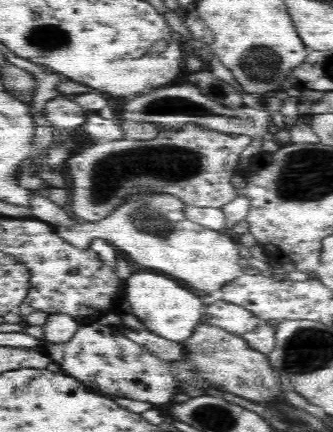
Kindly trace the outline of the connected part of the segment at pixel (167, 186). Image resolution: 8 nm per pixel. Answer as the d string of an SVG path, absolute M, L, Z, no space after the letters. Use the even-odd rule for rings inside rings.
M184 124L178 132L174 130L168 130L168 128L161 128L160 134L154 140L114 140L114 142L108 142L108 140L102 140L98 144L94 144L90 150L84 150L80 154L72 154L72 156L67 160L68 161L68 174L70 174L70 180L72 180L72 204L70 204L70 212L78 218L82 218L82 221L86 222L98 222L102 218L106 218L108 214L112 214L112 210L116 210L118 206L122 207L128 200L129 197L133 195L170 195L174 196L187 207L200 207L200 208L221 208L237 198L237 183L240 179L239 172L239 161L240 154L243 150L252 142L252 139L248 136L238 136L230 134L222 134L210 130L208 128L203 128L198 126L198 124Z

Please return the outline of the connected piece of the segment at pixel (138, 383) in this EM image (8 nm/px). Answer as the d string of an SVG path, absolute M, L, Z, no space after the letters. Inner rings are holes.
M80 326L70 342L46 342L44 348L48 350L47 355L51 360L60 364L62 372L81 380L88 388L92 386L94 392L102 392L106 396L114 394L112 397L166 404L178 390L178 382L174 374L164 366L164 360L150 354L144 345L132 342L124 336L110 334L110 326Z

